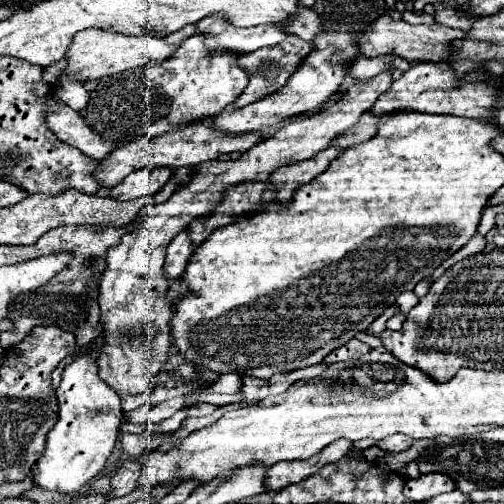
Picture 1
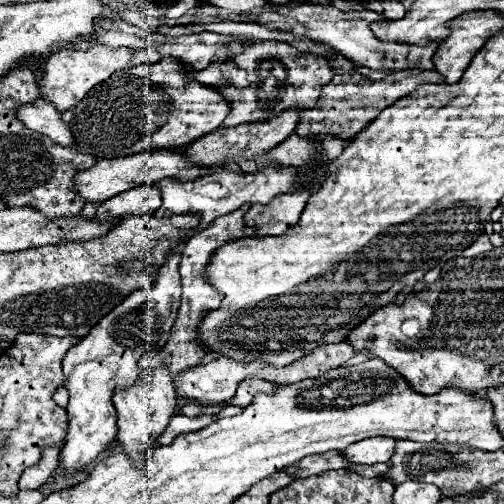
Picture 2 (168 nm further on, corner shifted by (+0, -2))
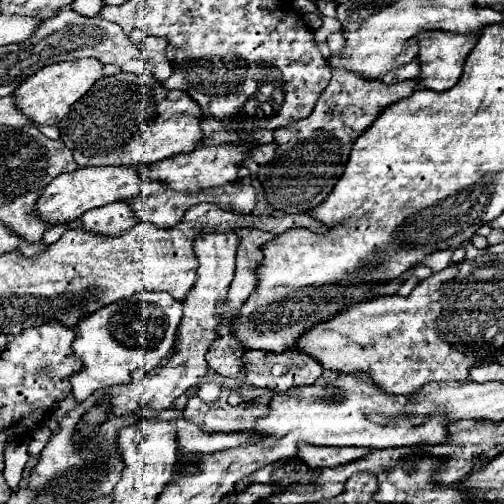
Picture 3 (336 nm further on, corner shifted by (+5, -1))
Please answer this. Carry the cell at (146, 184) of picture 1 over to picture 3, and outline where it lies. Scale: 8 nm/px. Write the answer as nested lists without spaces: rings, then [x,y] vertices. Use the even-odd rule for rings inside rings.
[[[116,201],[104,207],[96,207],[82,215],[82,227],[86,231],[102,233],[102,235],[122,233],[136,223],[138,223],[138,217],[126,201]]]

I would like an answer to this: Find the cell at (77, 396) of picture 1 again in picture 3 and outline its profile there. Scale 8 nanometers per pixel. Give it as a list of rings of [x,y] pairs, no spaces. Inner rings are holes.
[[[164,291],[136,293],[124,301],[110,303],[108,307],[102,307],[100,311],[88,315],[88,319],[82,319],[80,325],[76,325],[76,339],[72,343],[72,349],[82,361],[82,369],[70,375],[72,397],[76,399],[76,403],[82,403],[90,395],[100,395],[102,391],[94,407],[90,407],[76,425],[74,439],[78,443],[86,443],[88,439],[92,439],[100,425],[110,419],[112,403],[104,393],[108,387],[126,385],[128,381],[132,381],[132,375],[136,371],[152,371],[152,367],[158,367],[160,361],[168,357],[180,319],[182,303]]]

